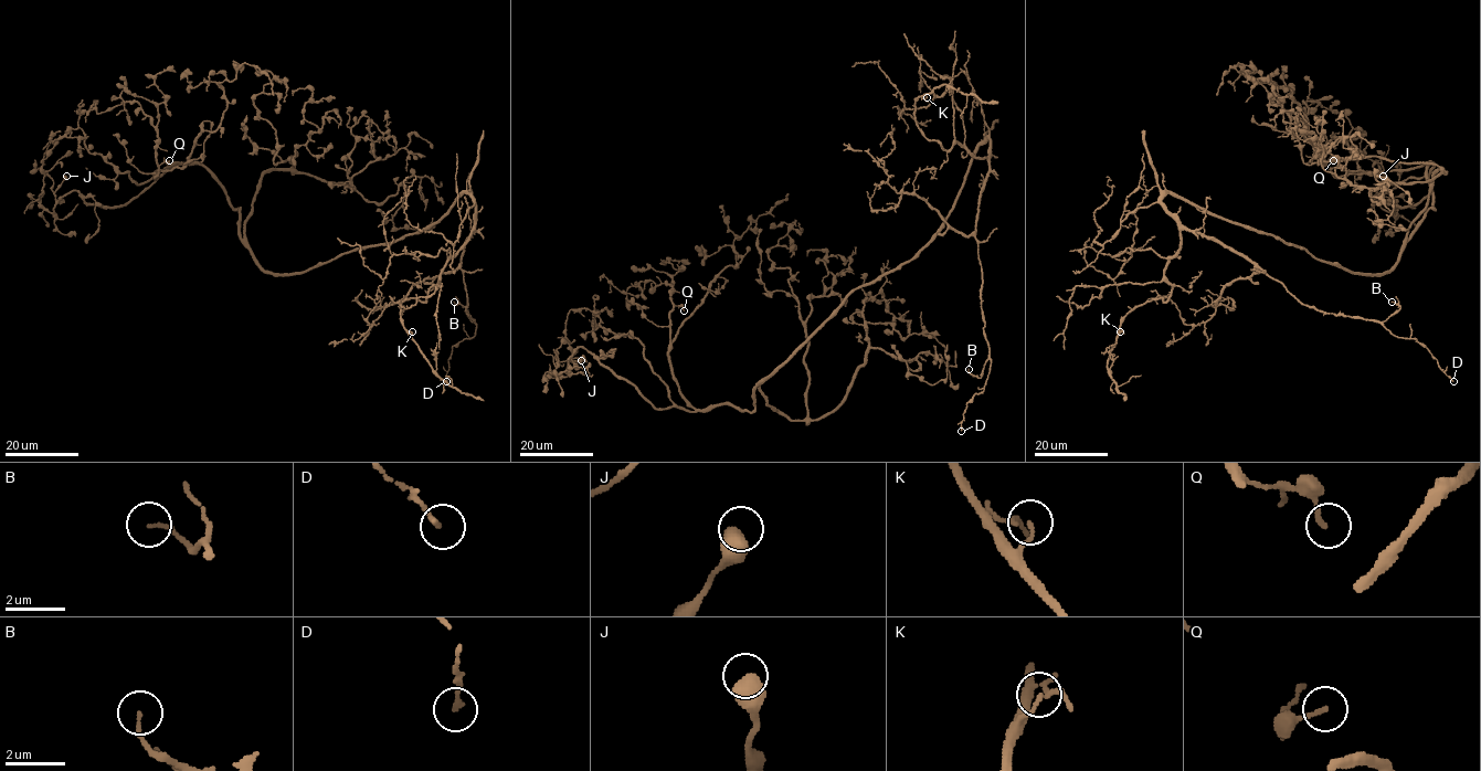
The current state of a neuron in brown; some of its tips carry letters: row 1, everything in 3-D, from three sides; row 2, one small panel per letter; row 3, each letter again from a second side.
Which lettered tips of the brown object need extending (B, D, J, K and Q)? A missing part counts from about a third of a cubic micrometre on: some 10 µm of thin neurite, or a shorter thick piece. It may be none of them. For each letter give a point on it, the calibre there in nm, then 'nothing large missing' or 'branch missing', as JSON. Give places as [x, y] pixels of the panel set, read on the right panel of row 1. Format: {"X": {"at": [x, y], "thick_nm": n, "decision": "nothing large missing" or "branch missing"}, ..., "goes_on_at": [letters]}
{"B": {"at": [1392, 302], "thick_nm": 110, "decision": "nothing large missing"}, "D": {"at": [1453, 381], "thick_nm": 150, "decision": "nothing large missing"}, "J": {"at": [1383, 176], "thick_nm": 650, "decision": "nothing large missing"}, "K": {"at": [1120, 331], "thick_nm": 110, "decision": "nothing large missing"}, "Q": {"at": [1333, 160], "thick_nm": 140, "decision": "nothing large missing"}, "goes_on_at": []}

